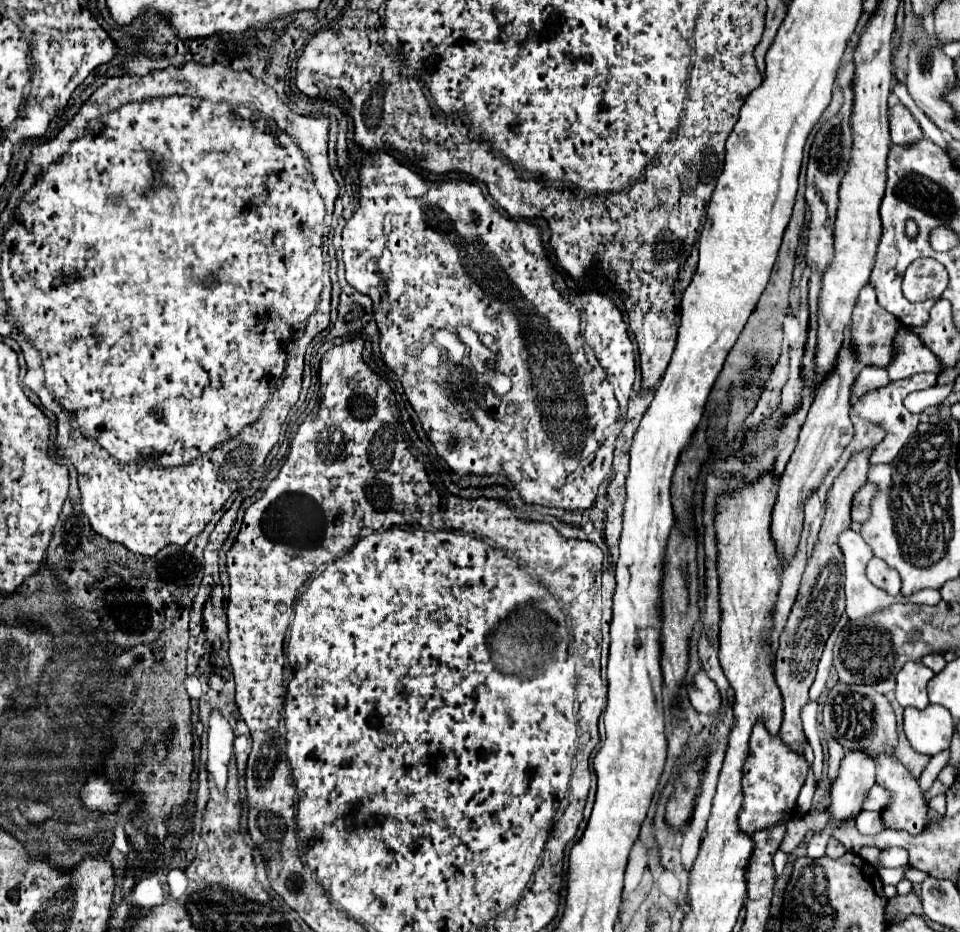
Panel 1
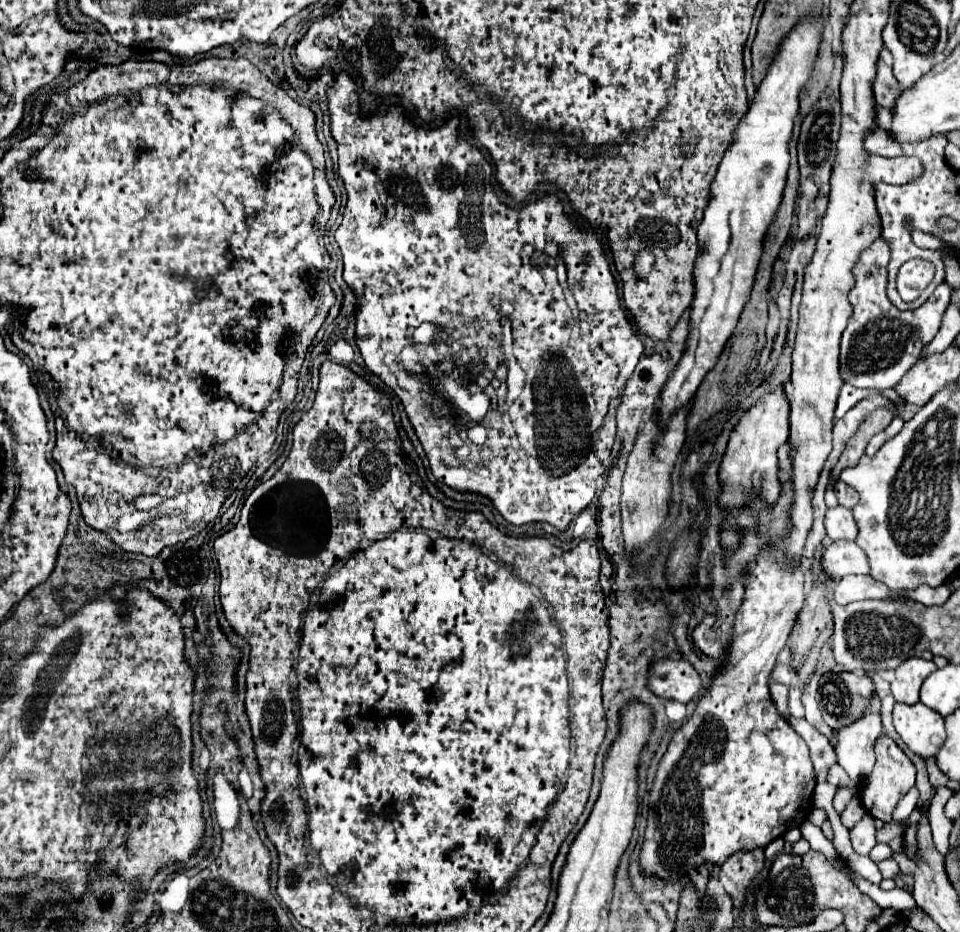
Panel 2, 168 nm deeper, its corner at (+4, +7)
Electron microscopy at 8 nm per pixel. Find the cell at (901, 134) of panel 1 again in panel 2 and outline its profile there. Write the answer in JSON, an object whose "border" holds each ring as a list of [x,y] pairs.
{"border":[[[882,59],[878,61],[878,69],[876,69],[876,77],[874,77],[872,89],[874,89],[876,105],[886,107],[888,111],[892,111],[894,101],[900,95],[900,87],[898,87],[898,81],[896,81],[896,77],[892,73],[892,67],[886,65]]]}

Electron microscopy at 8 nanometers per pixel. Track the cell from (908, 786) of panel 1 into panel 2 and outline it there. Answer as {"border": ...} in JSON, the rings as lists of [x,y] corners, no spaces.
{"border":[[[882,735],[876,741],[874,753],[876,753],[876,763],[872,767],[872,773],[858,785],[858,797],[874,819],[888,823],[892,819],[892,811],[894,811],[896,803],[914,787],[916,769],[914,769],[912,761],[908,759],[908,755],[888,735]]]}

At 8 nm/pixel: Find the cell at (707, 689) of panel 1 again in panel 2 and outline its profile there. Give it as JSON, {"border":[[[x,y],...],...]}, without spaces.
{"border":[[[682,657],[660,659],[648,669],[648,689],[664,699],[688,703],[702,687],[696,669]]]}

